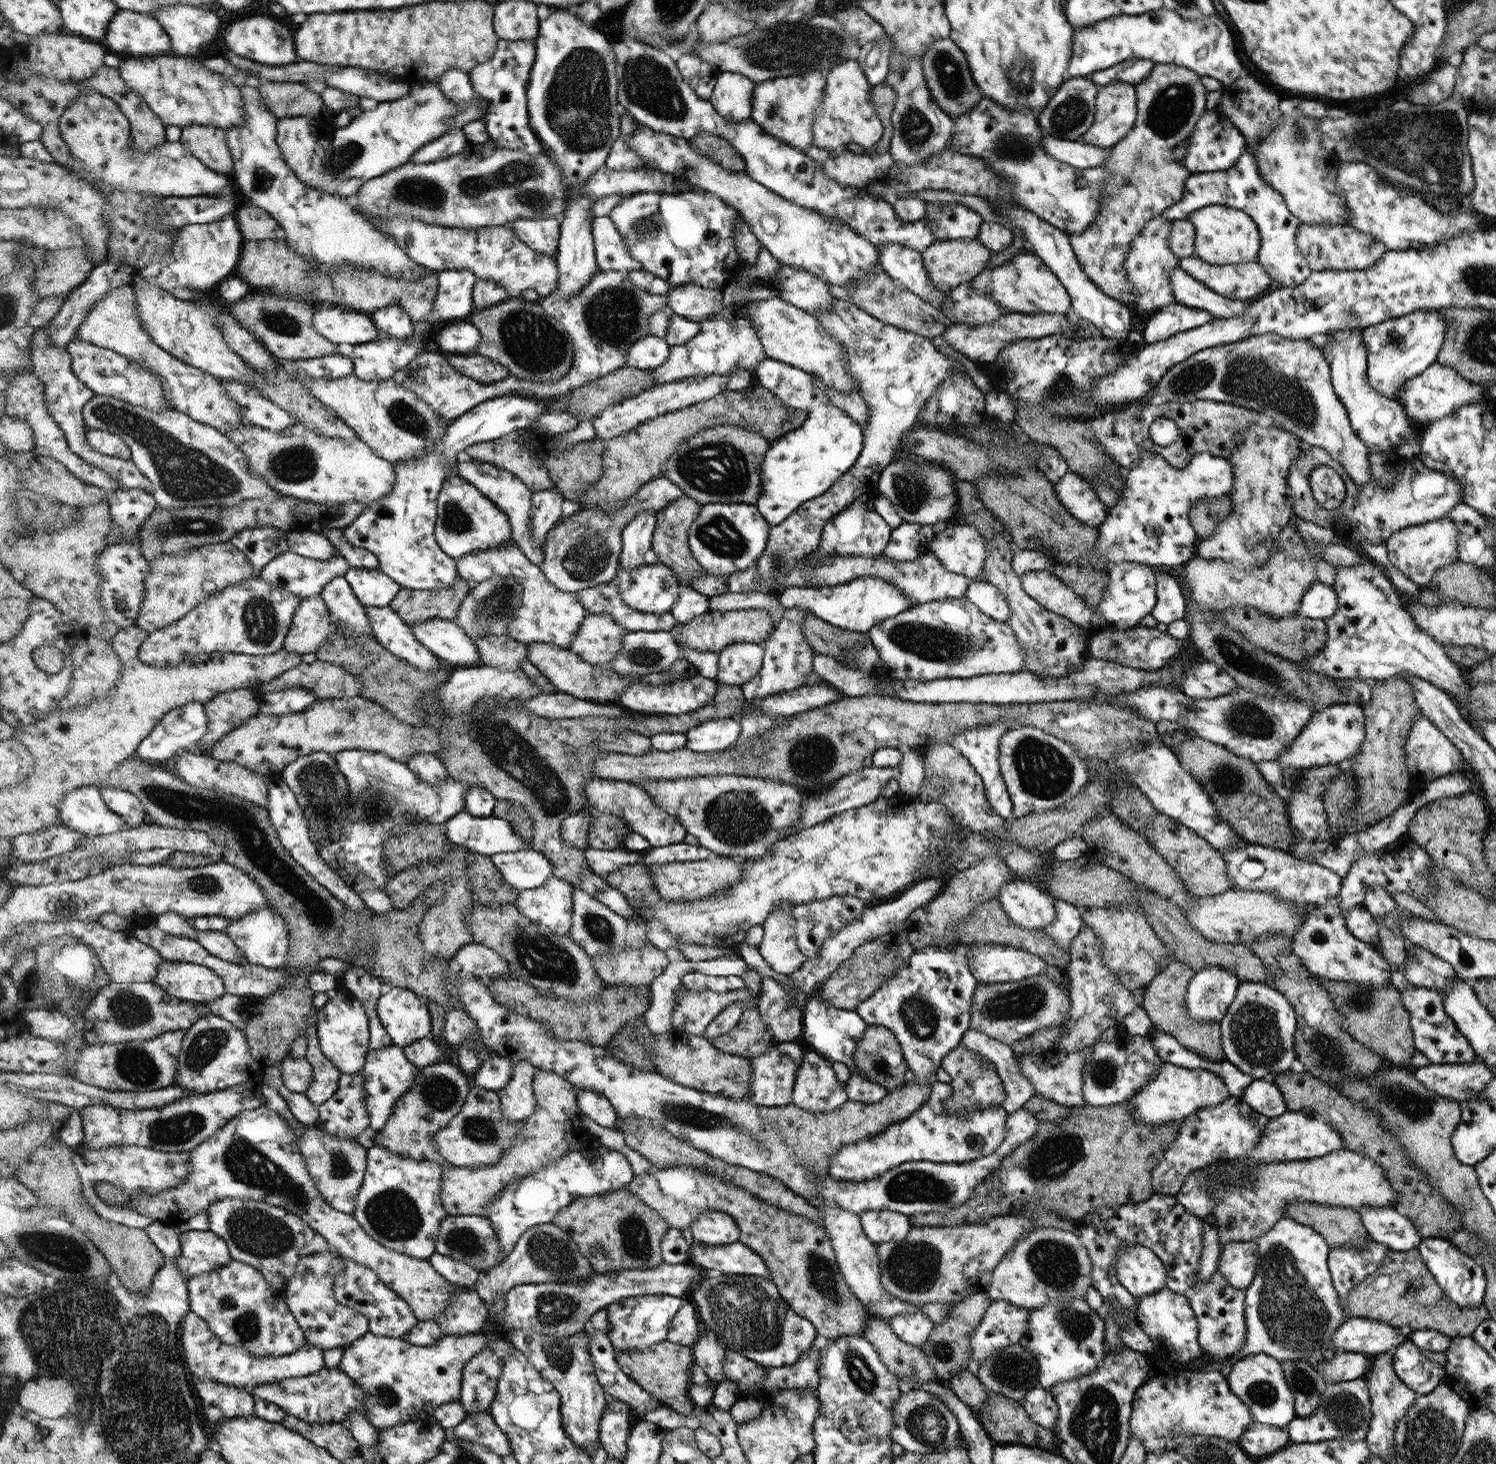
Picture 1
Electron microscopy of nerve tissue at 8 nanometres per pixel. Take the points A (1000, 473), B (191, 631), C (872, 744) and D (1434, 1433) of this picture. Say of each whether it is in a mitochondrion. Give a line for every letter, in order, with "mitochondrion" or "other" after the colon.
A: other
B: other
C: other
D: mitochondrion

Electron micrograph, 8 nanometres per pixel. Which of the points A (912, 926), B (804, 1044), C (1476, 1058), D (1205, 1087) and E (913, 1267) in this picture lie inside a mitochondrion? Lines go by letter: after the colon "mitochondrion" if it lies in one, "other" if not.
A: other
B: other
C: other
D: other
E: mitochondrion

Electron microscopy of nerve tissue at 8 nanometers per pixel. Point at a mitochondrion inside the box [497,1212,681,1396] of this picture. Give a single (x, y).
(548, 1252)

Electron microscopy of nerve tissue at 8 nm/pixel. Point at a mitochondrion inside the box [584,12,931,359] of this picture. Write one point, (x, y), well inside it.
(790, 47)

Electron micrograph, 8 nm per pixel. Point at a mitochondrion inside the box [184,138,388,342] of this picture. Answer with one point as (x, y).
(285, 324)

